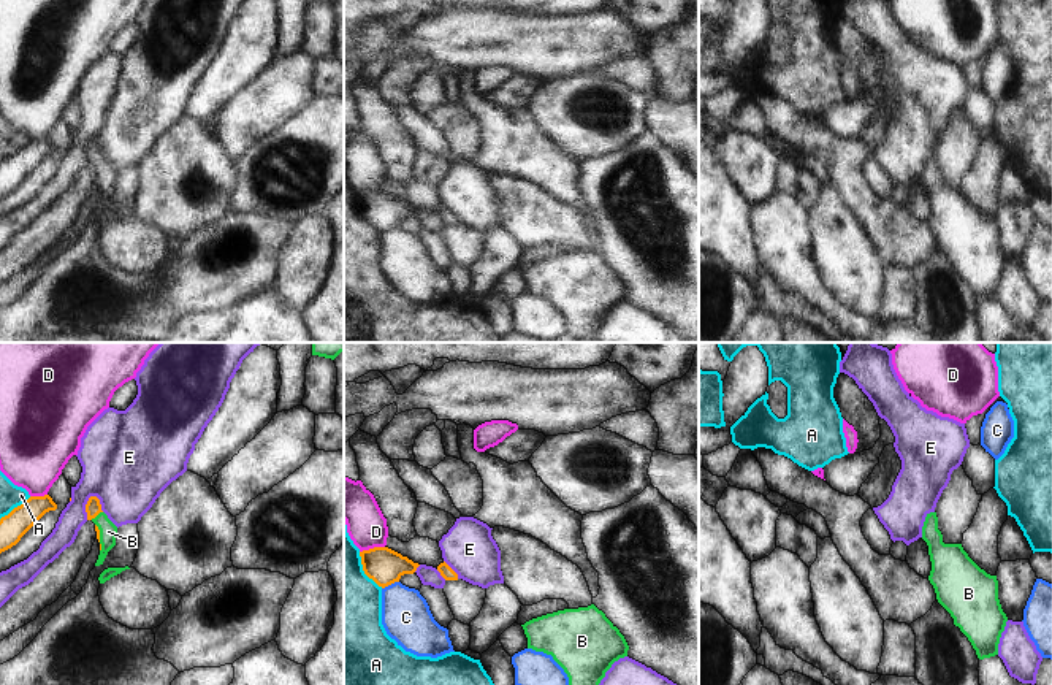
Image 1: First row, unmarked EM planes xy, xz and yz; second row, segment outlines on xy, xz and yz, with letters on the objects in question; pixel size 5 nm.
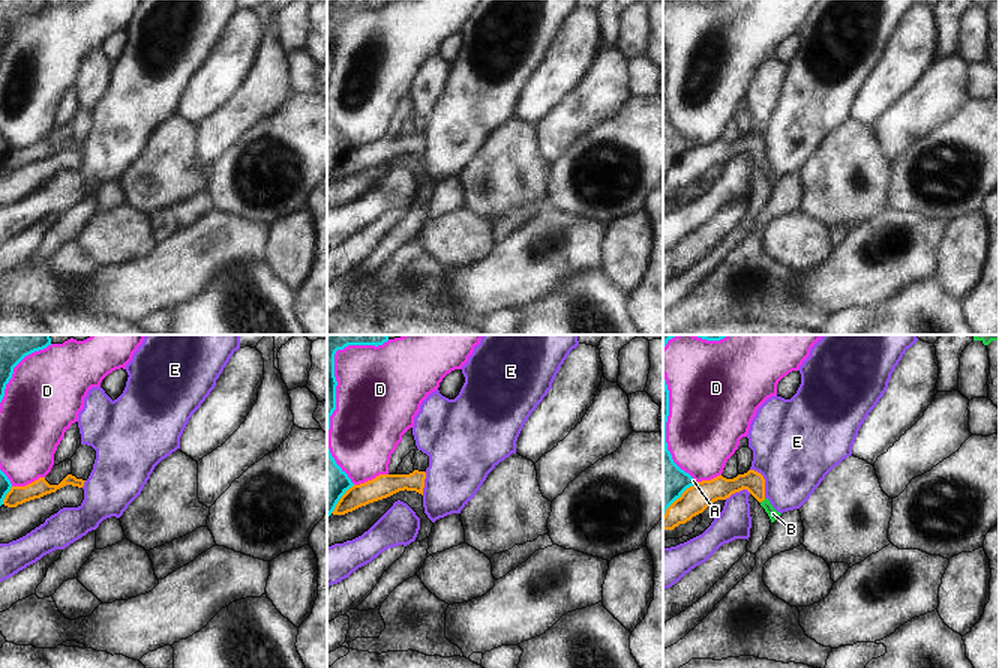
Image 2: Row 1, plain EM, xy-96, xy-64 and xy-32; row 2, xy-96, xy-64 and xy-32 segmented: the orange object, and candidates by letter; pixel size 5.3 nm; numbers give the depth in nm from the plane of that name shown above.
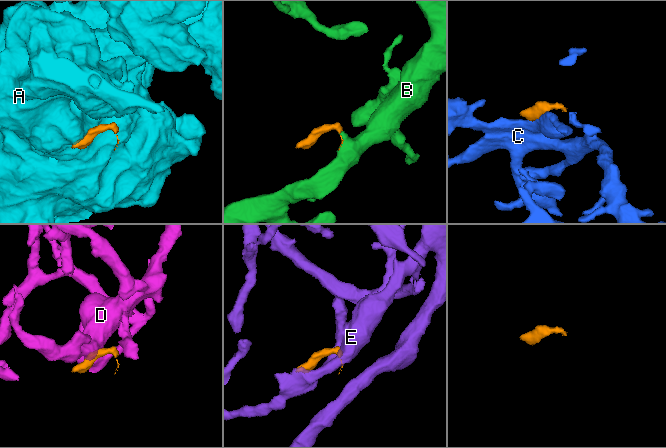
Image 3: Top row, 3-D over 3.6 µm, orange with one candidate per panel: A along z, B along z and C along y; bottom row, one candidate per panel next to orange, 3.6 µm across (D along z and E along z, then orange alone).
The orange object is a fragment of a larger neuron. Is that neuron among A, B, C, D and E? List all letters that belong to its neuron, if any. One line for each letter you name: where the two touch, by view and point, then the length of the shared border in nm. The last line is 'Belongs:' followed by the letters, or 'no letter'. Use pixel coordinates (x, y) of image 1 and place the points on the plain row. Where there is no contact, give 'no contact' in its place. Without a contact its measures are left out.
B: contact xy (95, 160); length 80 nm
Belongs: B

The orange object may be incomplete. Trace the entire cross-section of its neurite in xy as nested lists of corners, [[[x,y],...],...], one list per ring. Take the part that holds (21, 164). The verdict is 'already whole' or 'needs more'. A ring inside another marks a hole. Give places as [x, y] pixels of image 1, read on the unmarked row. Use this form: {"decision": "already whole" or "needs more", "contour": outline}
{"decision": "already whole", "contour": [[[49,140],[30,141],[8,160],[0,163],[0,198],[16,190],[21,182],[57,149]]]}

